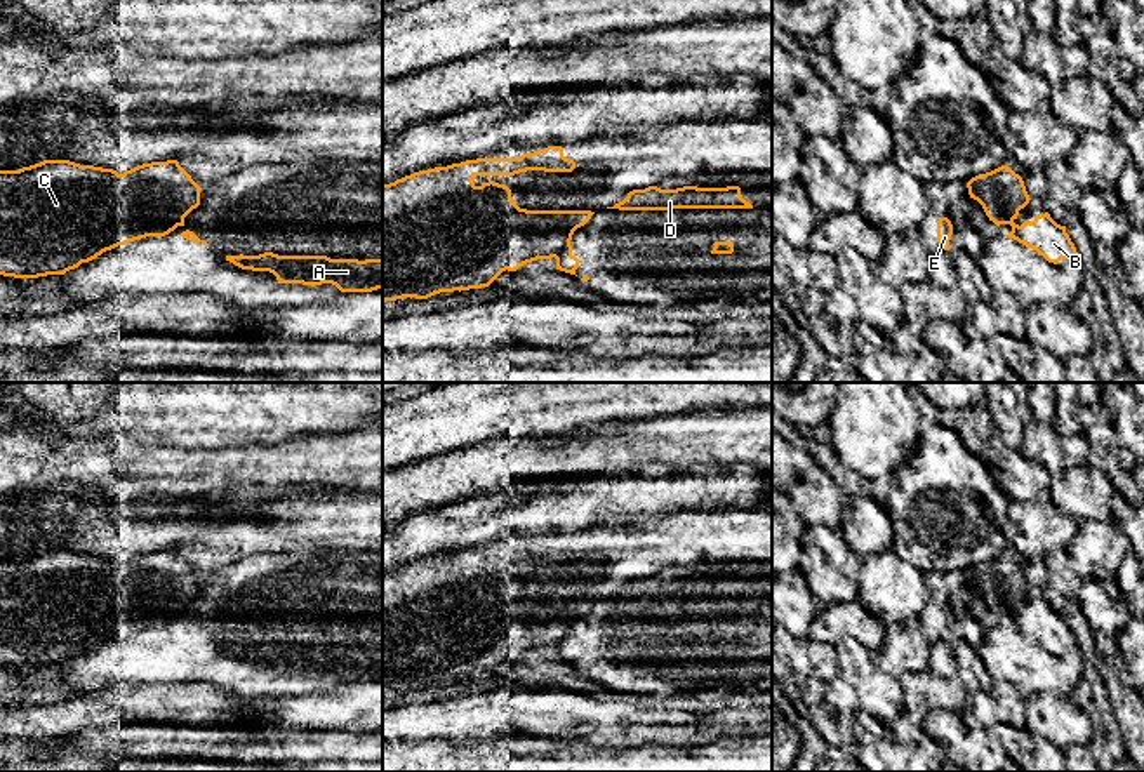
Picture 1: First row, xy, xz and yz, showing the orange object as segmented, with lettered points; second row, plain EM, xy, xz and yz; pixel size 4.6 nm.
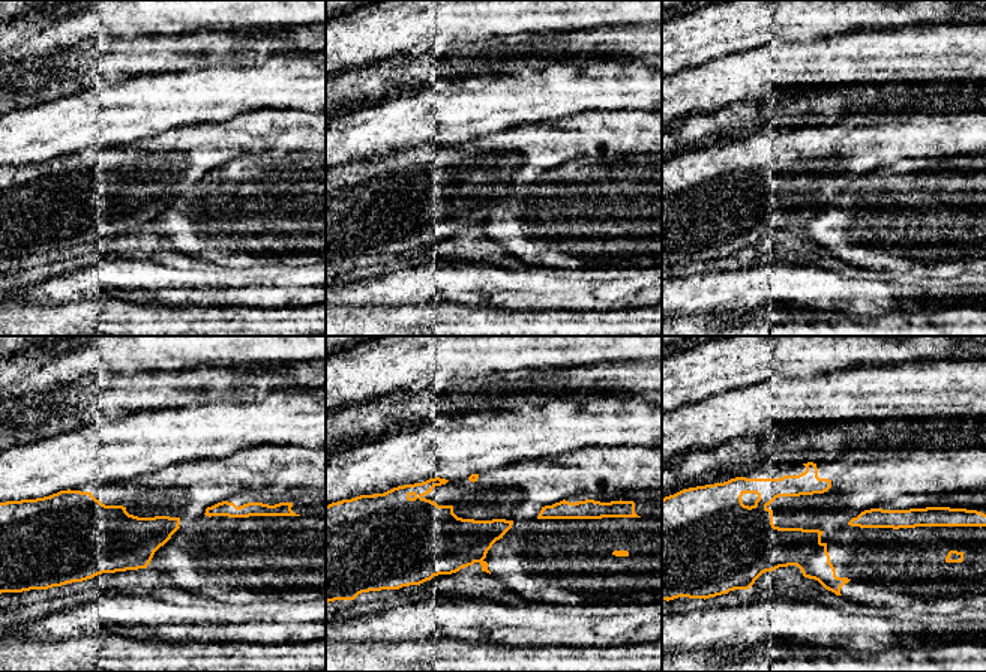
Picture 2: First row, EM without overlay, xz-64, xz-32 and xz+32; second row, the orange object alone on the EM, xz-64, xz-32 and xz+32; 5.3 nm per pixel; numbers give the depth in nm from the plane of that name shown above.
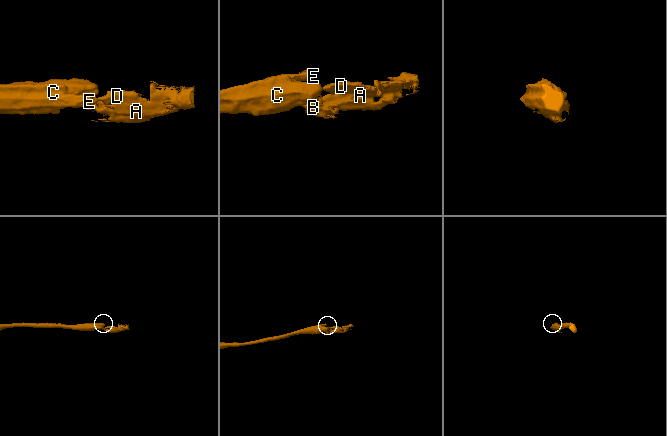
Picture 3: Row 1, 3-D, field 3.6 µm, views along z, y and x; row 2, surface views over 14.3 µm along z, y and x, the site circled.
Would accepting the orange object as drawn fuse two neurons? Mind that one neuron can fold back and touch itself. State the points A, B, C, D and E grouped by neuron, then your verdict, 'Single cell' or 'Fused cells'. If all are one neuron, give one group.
Groups: A B D / C E. Fused cells

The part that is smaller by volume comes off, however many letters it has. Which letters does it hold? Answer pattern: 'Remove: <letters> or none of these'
Remove: A, B, D

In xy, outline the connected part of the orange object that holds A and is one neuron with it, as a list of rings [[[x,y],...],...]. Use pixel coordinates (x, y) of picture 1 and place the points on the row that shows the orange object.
[[[226,256],[242,270],[269,271],[278,283],[332,283],[341,292],[372,292],[382,289],[382,259],[330,259],[327,256]]]

